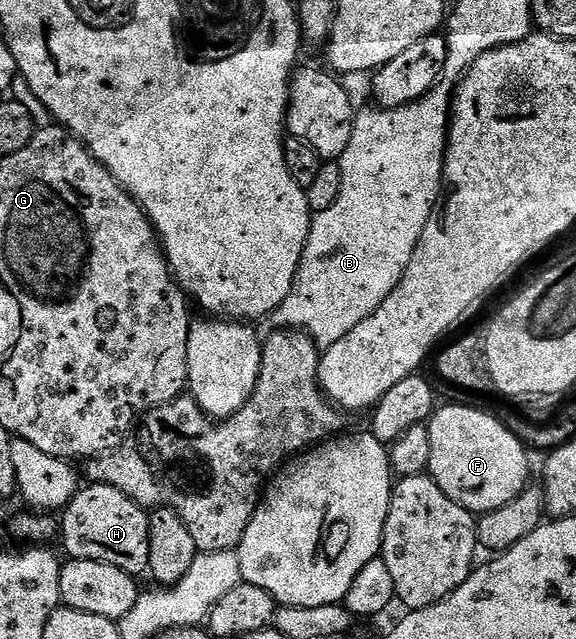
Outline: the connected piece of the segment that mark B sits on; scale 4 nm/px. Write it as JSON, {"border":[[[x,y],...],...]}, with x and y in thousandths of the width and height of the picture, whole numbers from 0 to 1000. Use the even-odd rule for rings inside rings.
{"border":[[[769,125],[720,160],[679,172],[623,171],[616,177],[611,219],[604,219],[604,232],[597,232],[594,246],[585,249],[597,275],[590,308],[576,326],[563,326],[563,332],[540,340],[538,368],[507,457],[500,457],[493,476],[481,479],[465,499],[476,516],[530,516],[554,545],[564,545],[583,538],[583,532],[597,532],[625,501],[646,495],[646,488],[674,469],[681,451],[694,444],[708,407],[715,407],[715,394],[722,394],[722,382],[771,304],[767,271],[774,261],[790,139],[786,127]]]}

